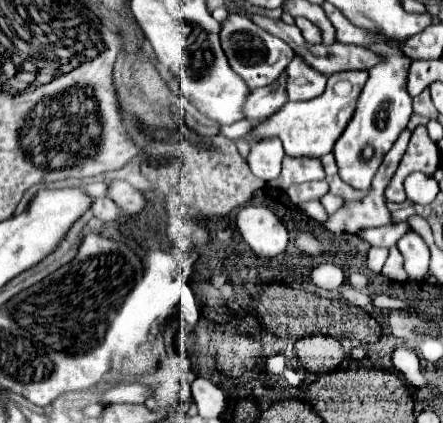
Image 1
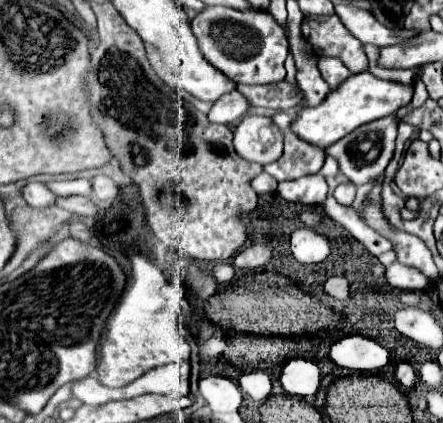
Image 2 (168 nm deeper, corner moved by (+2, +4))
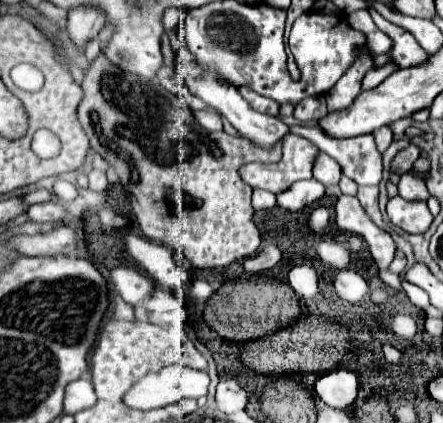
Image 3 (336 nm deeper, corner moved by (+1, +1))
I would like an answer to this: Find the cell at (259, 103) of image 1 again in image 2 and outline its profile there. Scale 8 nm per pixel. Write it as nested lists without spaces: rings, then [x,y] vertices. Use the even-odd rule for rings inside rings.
[[[231,91],[229,95],[223,95],[221,99],[215,101],[213,109],[209,111],[209,121],[213,123],[221,123],[221,125],[229,125],[235,119],[245,117],[245,113],[249,113],[251,105],[249,101],[245,101],[245,97],[241,97],[241,93]]]

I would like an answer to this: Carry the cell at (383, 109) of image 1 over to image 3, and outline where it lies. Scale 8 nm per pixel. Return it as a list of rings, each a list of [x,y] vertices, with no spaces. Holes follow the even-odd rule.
[[[294,124],[290,126],[294,134],[310,140],[320,152],[332,156],[342,172],[362,186],[376,186],[382,180],[382,156],[376,150],[374,136],[354,136],[354,138],[332,138],[320,130],[320,126]]]

